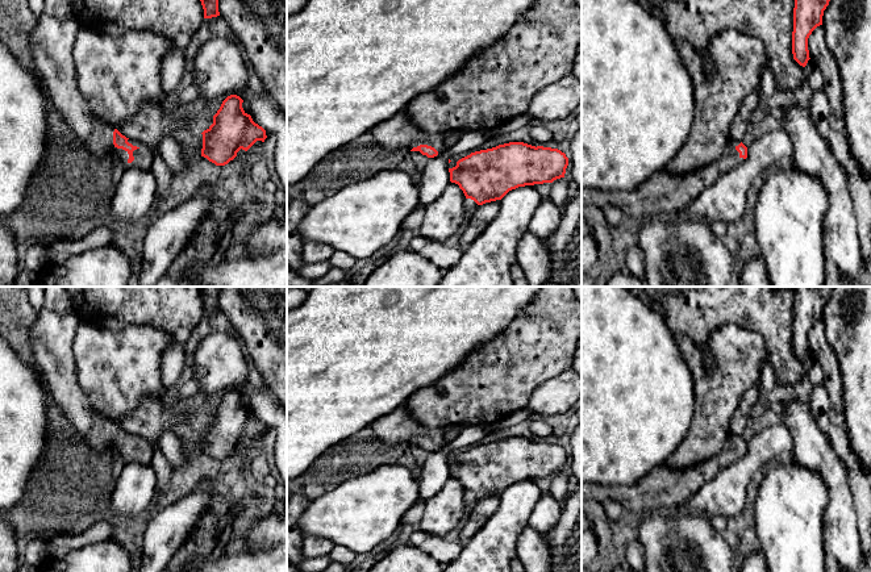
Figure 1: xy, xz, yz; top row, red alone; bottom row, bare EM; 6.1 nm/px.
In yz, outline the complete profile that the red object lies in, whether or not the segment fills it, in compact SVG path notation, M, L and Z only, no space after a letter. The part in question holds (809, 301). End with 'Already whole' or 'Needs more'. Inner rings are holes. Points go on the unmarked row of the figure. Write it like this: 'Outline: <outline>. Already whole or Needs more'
Outline: M795 287L792 348L803 362L809 352L808 333L822 320L824 305L829 300L833 287Z. Already whole

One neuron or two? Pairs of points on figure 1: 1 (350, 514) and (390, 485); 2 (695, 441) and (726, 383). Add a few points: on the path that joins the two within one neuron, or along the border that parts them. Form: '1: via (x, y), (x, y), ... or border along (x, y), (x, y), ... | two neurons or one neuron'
1: via (359, 510), (380, 491) | one neuron
2: via (709, 426), (716, 397) | one neuron

